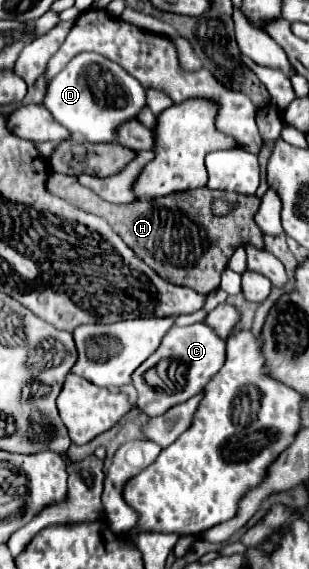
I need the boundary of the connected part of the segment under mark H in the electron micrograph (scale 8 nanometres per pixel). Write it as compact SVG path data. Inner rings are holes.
M51 173L47 187L71 205L107 219L113 231L117 231L117 235L121 235L121 239L163 279L169 279L177 285L193 287L203 295L219 287L221 273L237 247L255 245L257 249L263 249L263 231L255 223L255 213L261 199L255 195L213 191L201 187L197 191L173 193L159 199L141 199L131 205L113 205L103 201L91 189L83 187L75 175ZM215 199L227 199L239 205L235 213L227 215L225 219L217 219L211 213L211 203Z

